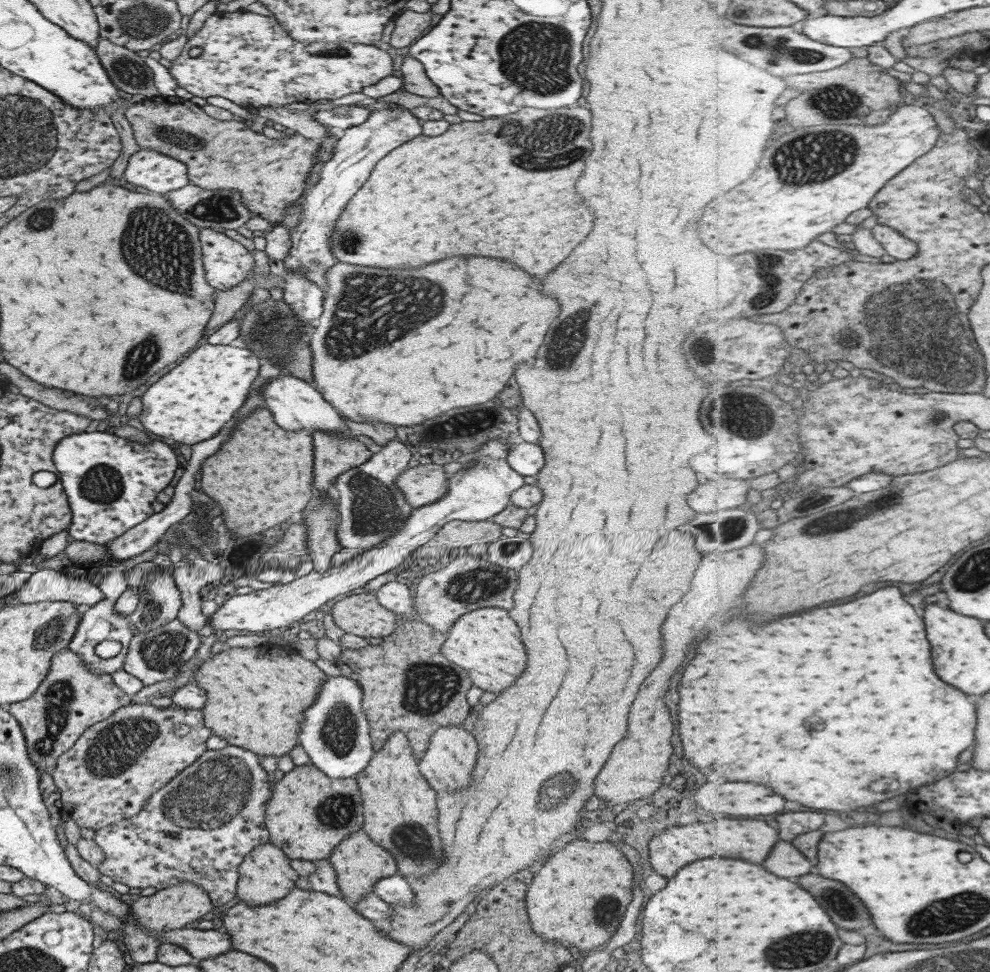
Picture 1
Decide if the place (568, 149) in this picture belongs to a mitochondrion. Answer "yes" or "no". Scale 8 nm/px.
yes

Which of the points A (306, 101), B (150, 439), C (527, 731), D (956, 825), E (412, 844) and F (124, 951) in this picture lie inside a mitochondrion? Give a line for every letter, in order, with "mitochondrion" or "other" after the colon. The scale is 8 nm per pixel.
A: other
B: other
C: other
D: other
E: mitochondrion
F: other

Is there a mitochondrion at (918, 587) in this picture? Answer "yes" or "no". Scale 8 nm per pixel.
no

